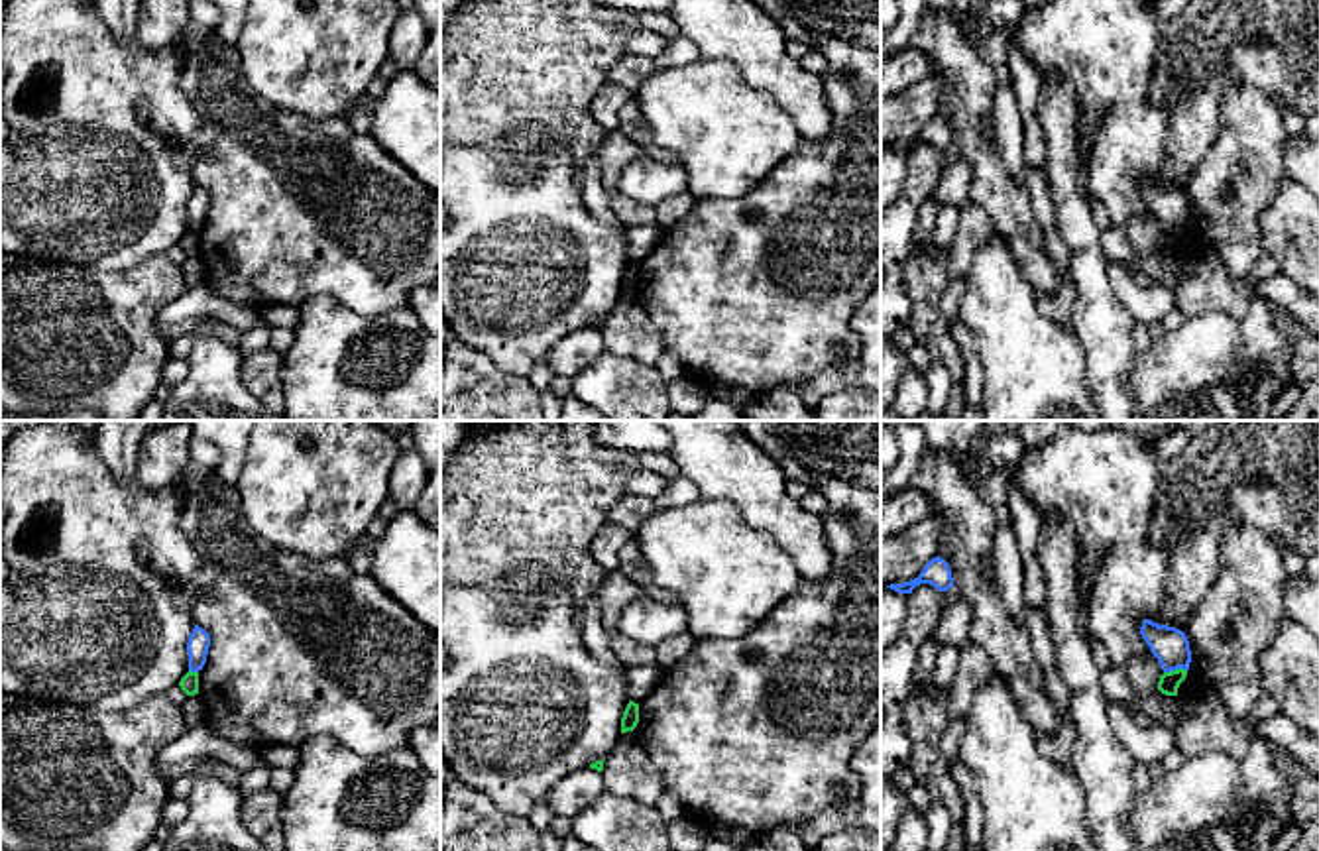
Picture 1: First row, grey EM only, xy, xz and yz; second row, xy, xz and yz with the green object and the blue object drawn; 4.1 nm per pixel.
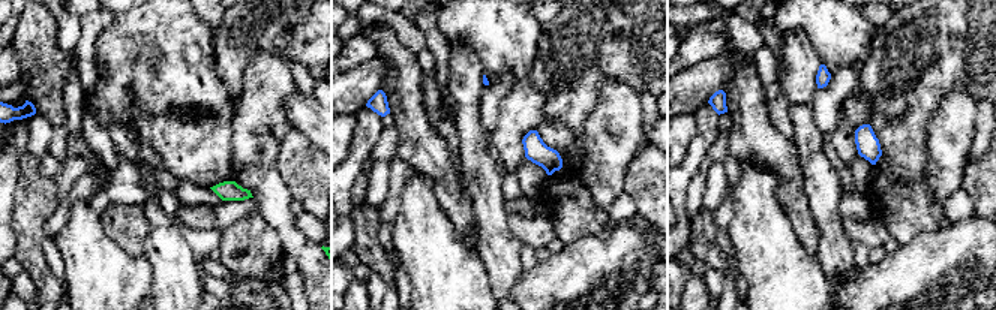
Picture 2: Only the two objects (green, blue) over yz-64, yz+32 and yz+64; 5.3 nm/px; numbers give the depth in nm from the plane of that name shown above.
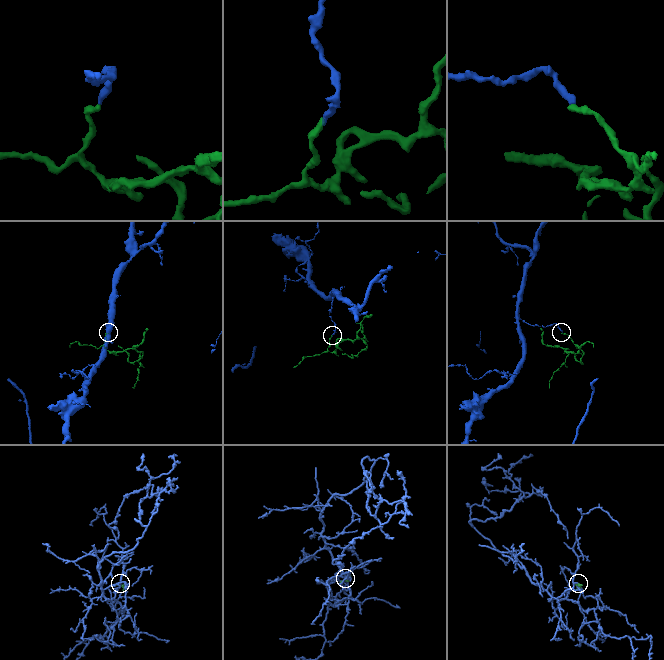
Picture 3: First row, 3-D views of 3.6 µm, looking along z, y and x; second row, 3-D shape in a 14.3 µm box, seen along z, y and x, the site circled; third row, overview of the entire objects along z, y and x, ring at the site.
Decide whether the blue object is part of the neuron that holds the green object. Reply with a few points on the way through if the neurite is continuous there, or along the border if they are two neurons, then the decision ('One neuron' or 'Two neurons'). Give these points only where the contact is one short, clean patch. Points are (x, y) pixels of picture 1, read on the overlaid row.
Boundary: yz (1186, 669), (1164, 673). Two neurons

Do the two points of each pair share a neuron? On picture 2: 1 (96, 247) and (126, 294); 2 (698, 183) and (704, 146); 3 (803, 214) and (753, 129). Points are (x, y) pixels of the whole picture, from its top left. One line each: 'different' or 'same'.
1: same
2: different
3: same

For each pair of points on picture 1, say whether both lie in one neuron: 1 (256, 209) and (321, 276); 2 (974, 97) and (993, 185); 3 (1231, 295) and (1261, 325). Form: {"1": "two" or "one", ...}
{"1": "one", "2": "one", "3": "two"}

